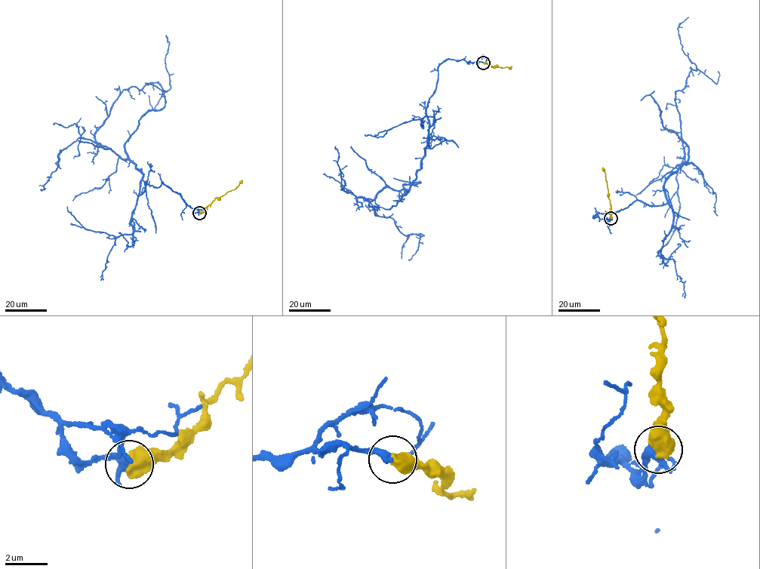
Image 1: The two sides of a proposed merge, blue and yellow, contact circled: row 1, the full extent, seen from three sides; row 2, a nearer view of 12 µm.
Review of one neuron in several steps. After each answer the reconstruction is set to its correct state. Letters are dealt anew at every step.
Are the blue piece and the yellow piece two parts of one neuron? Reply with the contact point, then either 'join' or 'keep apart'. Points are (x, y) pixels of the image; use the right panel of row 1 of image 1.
place (610, 218); keep apart

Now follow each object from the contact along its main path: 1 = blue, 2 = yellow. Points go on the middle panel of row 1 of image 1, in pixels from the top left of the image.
1: (483, 63), (439, 65), (412, 185), (384, 187), (368, 206), (404, 235), (423, 235), (407, 237), (401, 258)
2: (483, 63), (489, 66), (510, 67)

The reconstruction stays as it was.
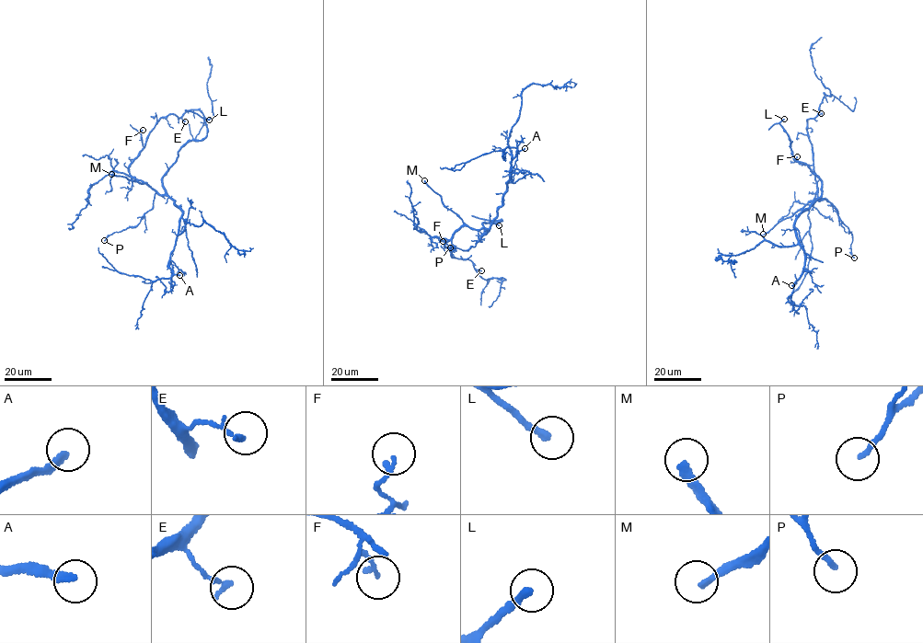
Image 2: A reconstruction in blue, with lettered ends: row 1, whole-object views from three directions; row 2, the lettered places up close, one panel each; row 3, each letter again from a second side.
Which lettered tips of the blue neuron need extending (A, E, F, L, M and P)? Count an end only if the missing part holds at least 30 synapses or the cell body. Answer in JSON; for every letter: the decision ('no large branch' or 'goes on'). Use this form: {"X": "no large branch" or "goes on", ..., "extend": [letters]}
{"A": "goes on", "E": "no large branch", "F": "no large branch", "L": "goes on", "M": "goes on", "P": "no large branch", "extend": ["A", "L", "M"]}

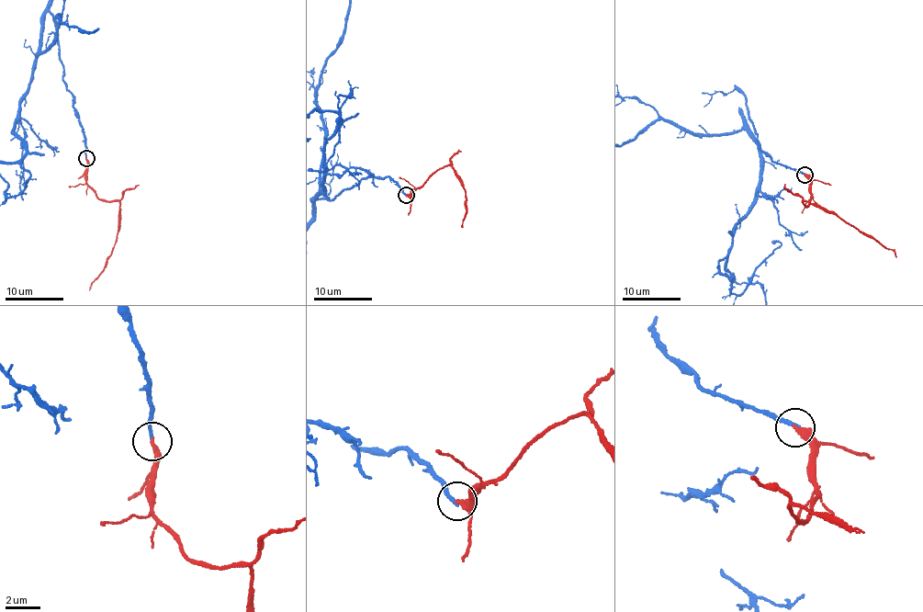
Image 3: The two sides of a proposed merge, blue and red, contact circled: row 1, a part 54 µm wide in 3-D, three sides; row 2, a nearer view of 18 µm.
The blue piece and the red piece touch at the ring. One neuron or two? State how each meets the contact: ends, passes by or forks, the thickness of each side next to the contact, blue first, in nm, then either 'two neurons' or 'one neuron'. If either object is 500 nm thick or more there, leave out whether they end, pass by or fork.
blue ends | red ends | 220/340 nm | one neuron

